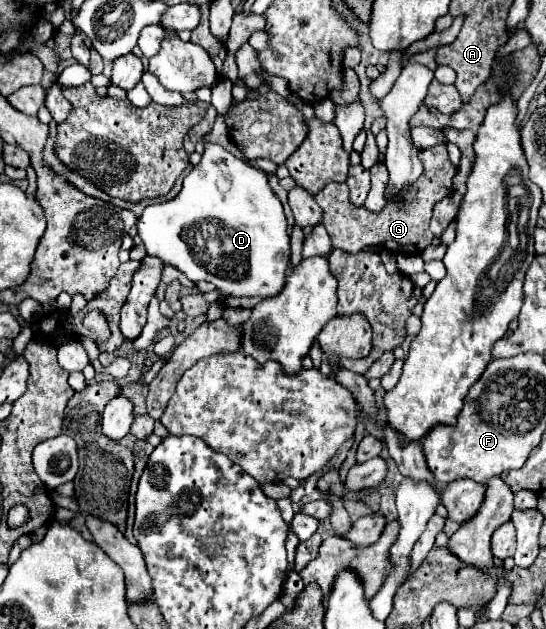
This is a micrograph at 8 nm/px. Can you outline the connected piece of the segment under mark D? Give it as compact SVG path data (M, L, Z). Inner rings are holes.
M204 143L200 163L184 177L180 193L172 201L148 205L138 219L138 235L146 245L148 255L158 257L164 265L172 265L182 271L192 283L210 281L216 289L234 297L274 297L280 293L286 281L286 269L290 267L290 237L286 229L286 217L280 199L274 195L268 175L262 169L252 167L244 159L234 157L216 143ZM210 241L220 241L220 249L214 253Z

